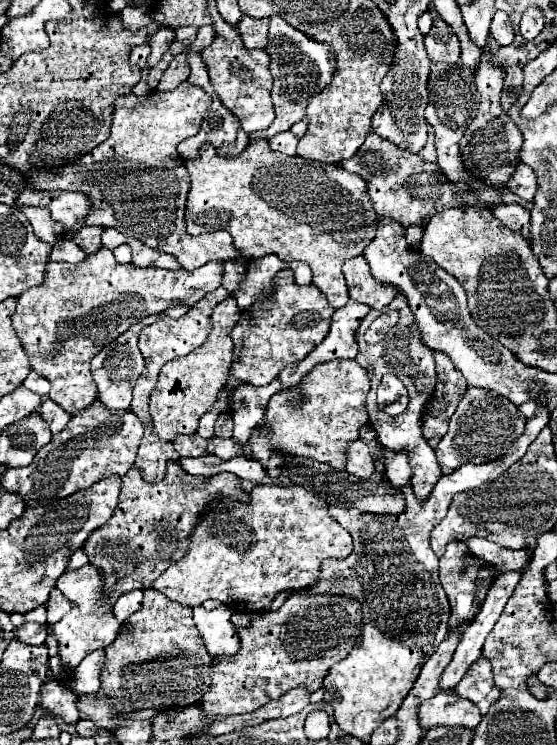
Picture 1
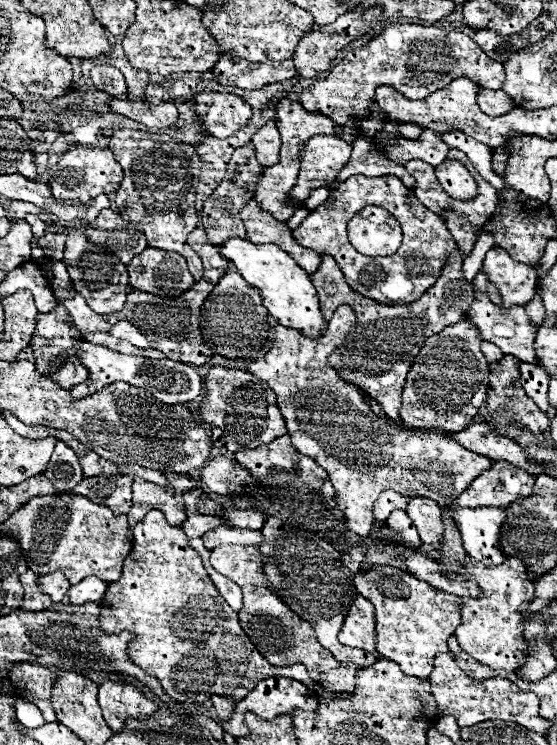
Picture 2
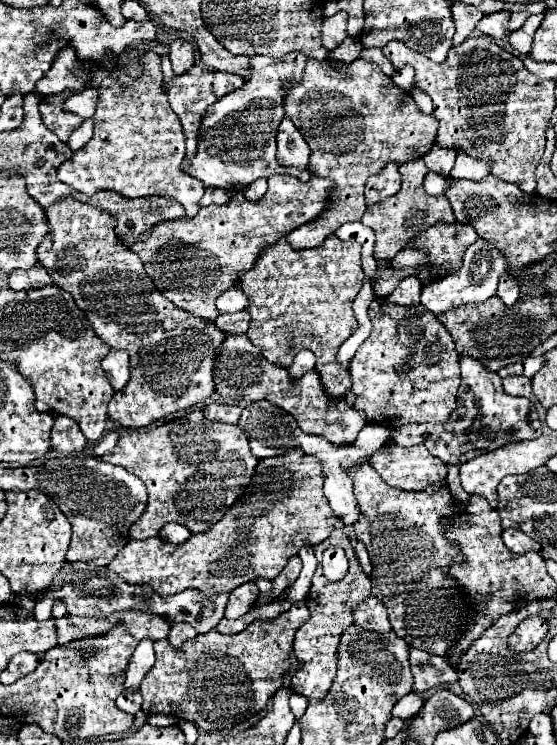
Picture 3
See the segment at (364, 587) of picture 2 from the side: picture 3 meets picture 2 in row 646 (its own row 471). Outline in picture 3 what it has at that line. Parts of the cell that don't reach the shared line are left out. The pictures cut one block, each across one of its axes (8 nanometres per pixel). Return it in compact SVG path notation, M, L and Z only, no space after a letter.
M384 446L370 458L370 465L386 484L400 490L424 490L430 484L446 482L446 464L424 446Z

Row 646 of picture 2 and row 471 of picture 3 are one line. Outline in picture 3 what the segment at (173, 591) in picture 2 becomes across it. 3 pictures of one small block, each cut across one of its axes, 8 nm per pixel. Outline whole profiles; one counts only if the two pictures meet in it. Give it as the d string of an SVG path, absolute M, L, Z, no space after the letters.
M202 410L190 412L184 420L126 430L102 460L124 466L148 488L150 502L146 512L130 526L130 538L134 540L158 536L168 522L182 524L192 534L210 530L210 526L222 520L222 514L244 494L258 464L240 426L210 422Z

